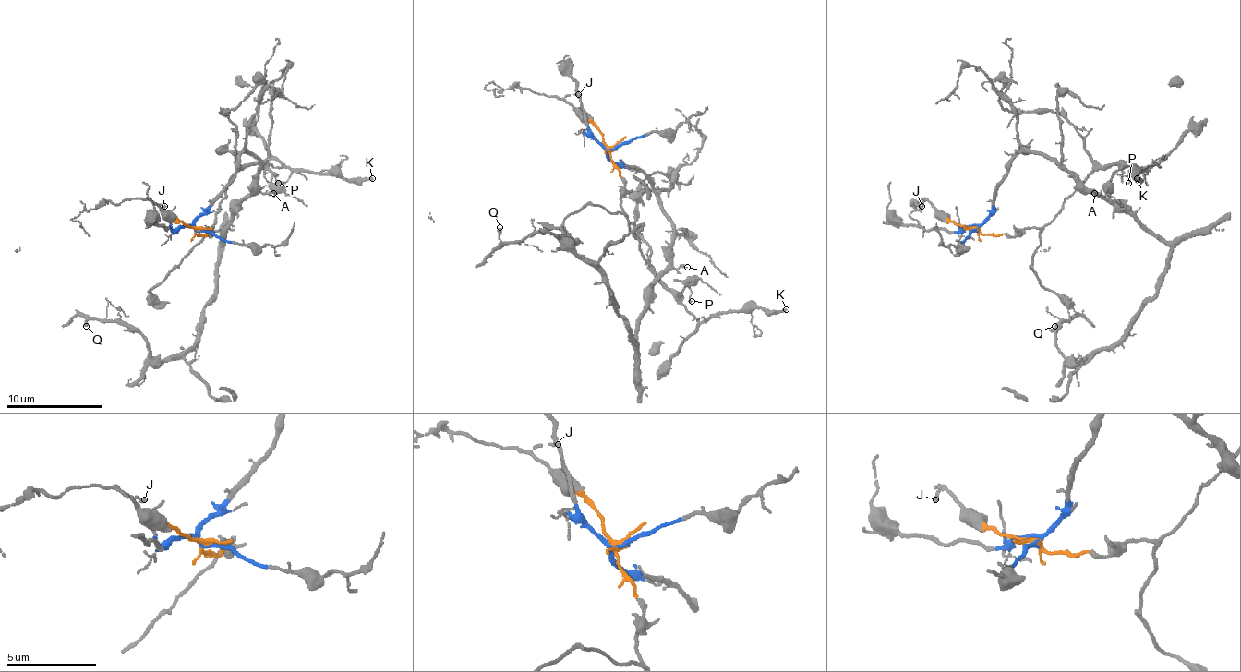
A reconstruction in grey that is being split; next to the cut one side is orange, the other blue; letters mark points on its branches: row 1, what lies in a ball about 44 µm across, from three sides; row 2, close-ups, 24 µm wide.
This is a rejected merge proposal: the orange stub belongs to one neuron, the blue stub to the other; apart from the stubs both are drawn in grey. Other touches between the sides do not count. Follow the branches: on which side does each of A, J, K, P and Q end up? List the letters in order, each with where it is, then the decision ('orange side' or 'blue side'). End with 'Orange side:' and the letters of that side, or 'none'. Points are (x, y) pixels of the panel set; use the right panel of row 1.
A: (1094, 193) | blue side
J: (921, 206) | orange side
K: (1137, 178) | orange side
P: (1128, 183) | orange side
Q: (1054, 326) | blue side
Orange side: J, K, P

